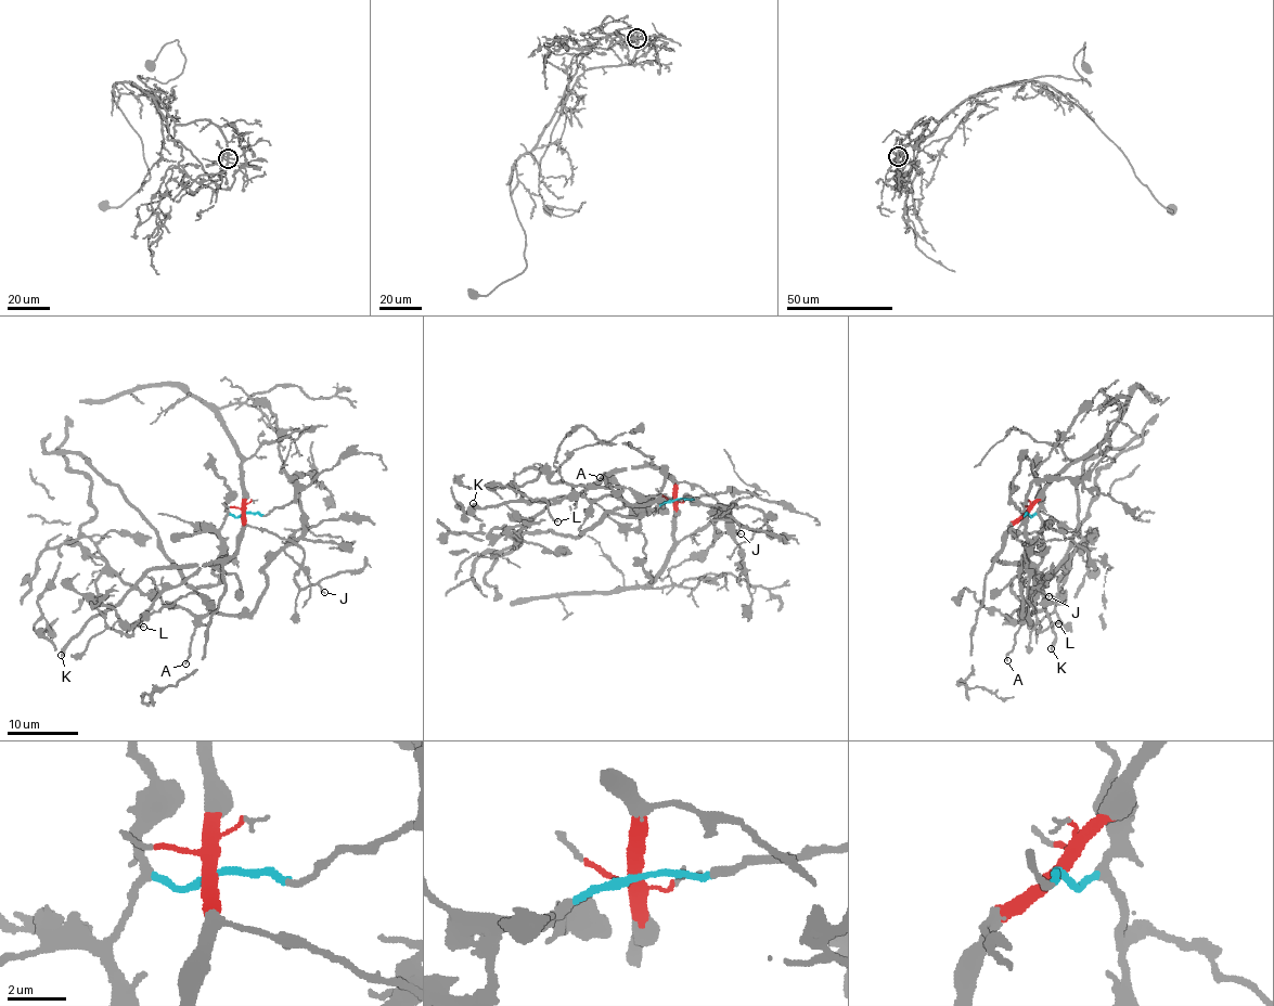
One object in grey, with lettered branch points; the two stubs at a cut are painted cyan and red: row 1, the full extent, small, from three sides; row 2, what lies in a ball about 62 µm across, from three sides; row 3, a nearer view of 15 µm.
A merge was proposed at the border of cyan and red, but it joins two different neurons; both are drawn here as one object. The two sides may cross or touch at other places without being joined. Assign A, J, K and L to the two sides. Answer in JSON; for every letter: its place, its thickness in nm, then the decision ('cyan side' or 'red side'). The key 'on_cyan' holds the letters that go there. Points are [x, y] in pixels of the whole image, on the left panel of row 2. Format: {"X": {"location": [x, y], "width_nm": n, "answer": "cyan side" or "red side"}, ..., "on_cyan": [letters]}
{"A": {"location": [185, 663], "width_nm": 120, "answer": "cyan side"}, "J": {"location": [324, 592], "width_nm": 110, "answer": "red side"}, "K": {"location": [61, 655], "width_nm": 300, "answer": "red side"}, "L": {"location": [143, 627], "width_nm": 190, "answer": "red side"}, "on_cyan": ["A"]}

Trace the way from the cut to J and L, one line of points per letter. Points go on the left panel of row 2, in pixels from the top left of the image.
J: (243, 514), (248, 525), (266, 529), (304, 551), (300, 570), (294, 577), (300, 588), (318, 584), (324, 592)
L: (243, 514), (239, 550), (223, 559), (158, 567), (104, 614), (107, 624), (129, 635), (137, 626), (144, 627)

